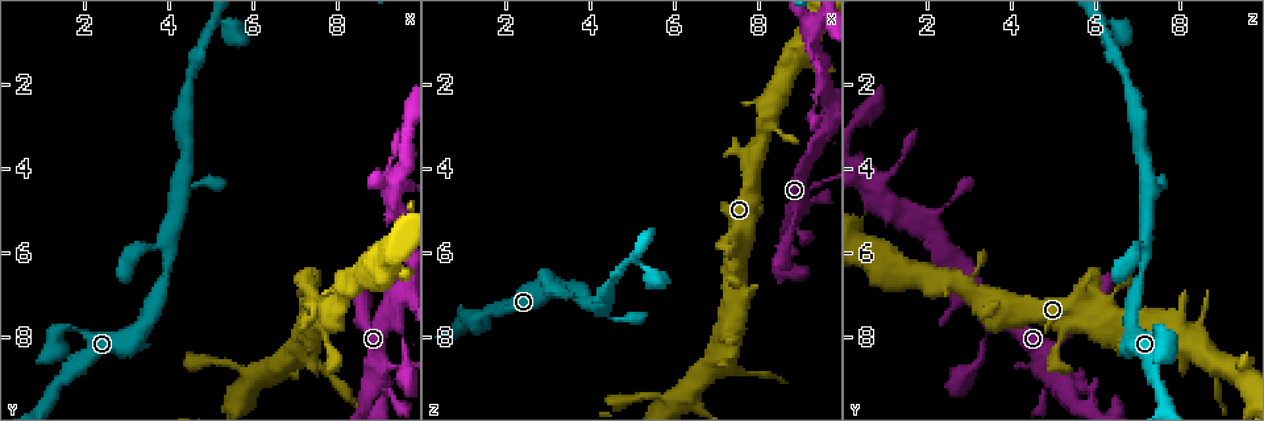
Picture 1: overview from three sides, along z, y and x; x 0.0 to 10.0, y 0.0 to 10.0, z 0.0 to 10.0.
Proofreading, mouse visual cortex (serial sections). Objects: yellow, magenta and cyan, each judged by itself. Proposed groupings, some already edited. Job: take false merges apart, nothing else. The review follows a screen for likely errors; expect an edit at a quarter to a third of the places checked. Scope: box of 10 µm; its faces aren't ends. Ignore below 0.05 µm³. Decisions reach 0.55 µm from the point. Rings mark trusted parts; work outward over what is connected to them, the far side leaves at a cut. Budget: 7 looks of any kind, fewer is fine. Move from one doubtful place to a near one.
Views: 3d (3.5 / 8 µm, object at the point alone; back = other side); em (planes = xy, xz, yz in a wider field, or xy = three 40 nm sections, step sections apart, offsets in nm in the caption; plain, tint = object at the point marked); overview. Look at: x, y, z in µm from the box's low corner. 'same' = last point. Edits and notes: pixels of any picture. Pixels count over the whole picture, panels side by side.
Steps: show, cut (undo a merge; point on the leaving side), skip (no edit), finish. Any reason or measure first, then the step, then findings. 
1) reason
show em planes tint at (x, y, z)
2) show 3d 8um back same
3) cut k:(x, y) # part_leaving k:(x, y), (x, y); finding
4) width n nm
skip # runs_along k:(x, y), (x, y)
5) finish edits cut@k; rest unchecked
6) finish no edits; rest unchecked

small branch off a trunk
show 3d 3.5um at (7.05, 8.25, 8.55)

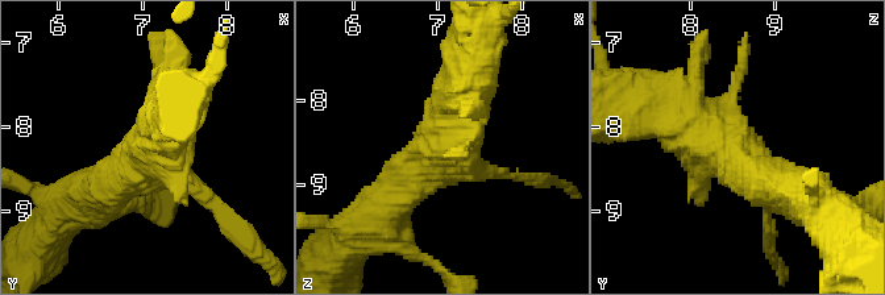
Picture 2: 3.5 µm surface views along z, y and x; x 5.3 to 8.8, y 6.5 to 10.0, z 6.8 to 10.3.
now the EM
show em xy step 5 tint at (7.00, 8.25, 8.50)

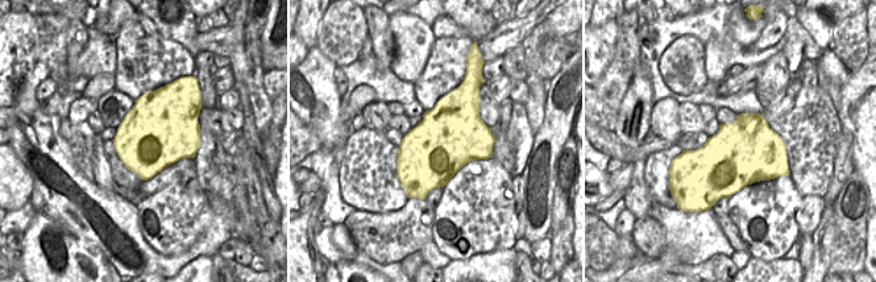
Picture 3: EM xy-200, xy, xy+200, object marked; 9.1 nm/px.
skip # runs_along 2:(635, 106), (726, 141), (767, 182); continuous, no second cell

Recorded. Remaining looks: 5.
show 3d 3.5um at (1.35, 8.25, 7.70)

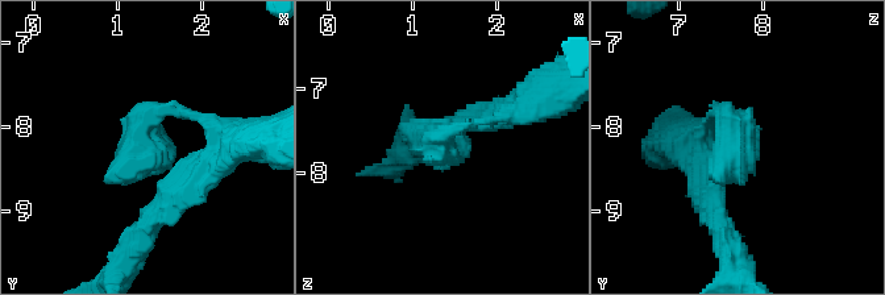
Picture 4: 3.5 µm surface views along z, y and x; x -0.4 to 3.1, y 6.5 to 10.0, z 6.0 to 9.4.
show em xy step 1 tint at (1.30, 8.30, 7.65)

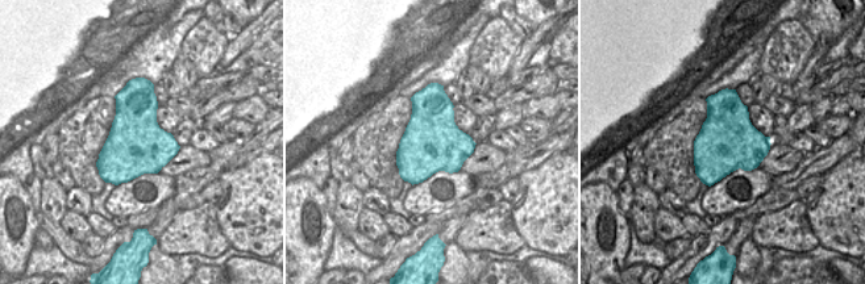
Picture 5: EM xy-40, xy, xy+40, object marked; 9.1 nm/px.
skip # runs_along 4:(214, 162), (145, 149), (165, 106); continuous, no second cell

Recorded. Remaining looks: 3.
abrupt turn
show 3d 3.5um back at (9.35, 4.30, 0.65)

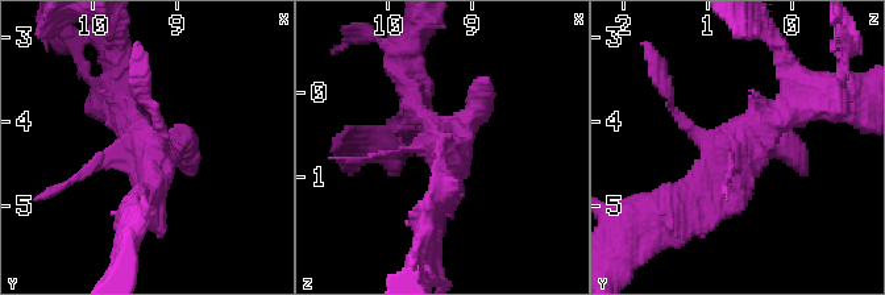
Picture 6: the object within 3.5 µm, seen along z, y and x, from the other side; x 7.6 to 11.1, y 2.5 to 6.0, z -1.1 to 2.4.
show em planes tint at (9.35, 4.35, 0.65)

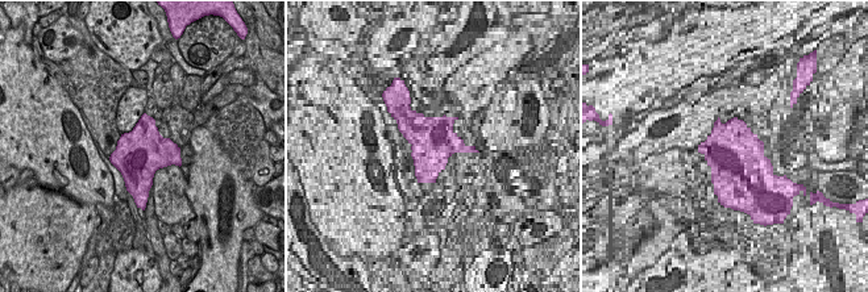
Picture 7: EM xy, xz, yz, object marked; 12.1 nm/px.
skip # runs_along 6:(676, 207), (790, 90); one cell here

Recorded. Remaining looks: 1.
finish no edits; rest unchecked

